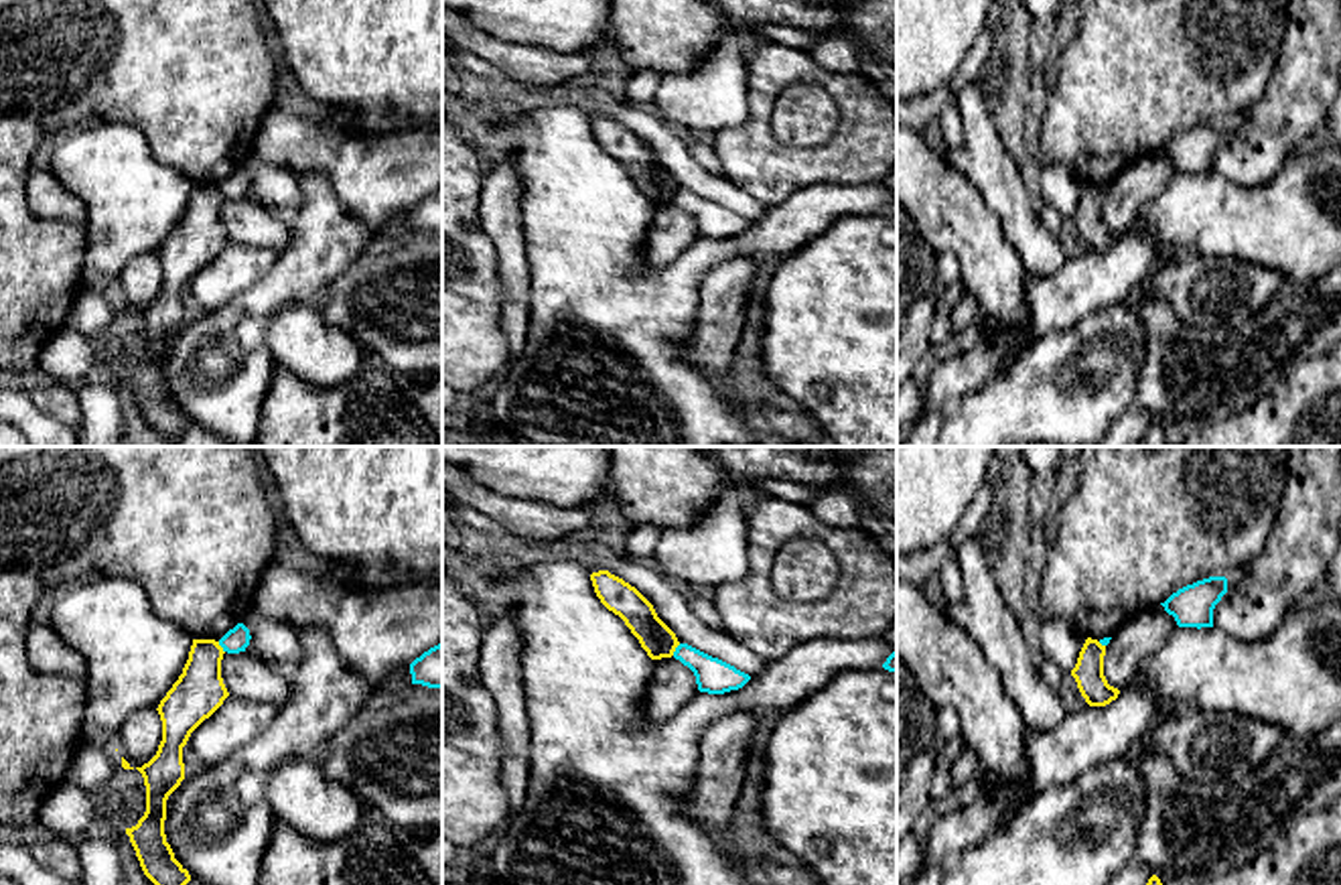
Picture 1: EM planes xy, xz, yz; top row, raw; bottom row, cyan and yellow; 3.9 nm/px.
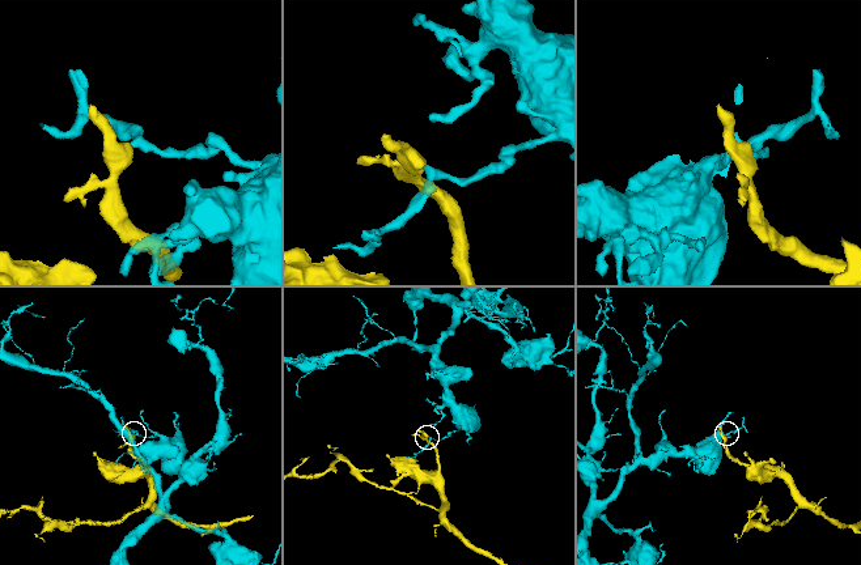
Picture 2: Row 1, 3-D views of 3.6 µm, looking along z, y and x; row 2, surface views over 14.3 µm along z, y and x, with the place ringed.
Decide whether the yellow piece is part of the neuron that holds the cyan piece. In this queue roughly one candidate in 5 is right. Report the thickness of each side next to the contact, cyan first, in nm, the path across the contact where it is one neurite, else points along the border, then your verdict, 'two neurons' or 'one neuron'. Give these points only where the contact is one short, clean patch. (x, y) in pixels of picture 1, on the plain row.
calibres 140 and 140 nm; border xz (680, 189), (672, 199); two neurons

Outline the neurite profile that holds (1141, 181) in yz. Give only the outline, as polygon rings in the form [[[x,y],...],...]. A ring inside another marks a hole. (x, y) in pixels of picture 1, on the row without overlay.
[[[1162,150],[1126,164],[1106,191],[1104,221],[1108,229],[1118,235],[1126,233],[1140,207],[1158,197],[1177,173],[1175,162]]]

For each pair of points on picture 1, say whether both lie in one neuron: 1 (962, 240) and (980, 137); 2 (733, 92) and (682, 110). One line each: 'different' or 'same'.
1: different
2: same

